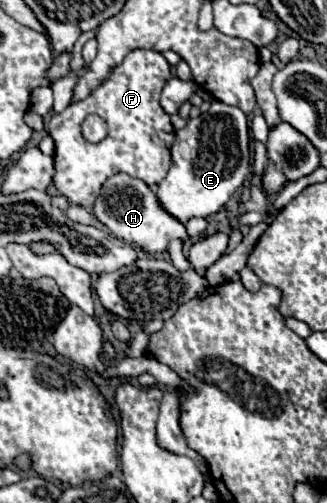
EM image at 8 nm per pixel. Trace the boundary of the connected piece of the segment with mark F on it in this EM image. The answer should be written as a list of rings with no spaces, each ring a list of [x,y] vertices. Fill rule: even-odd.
[[[134,49],[86,99],[70,103],[62,113],[52,115],[46,129],[56,145],[54,185],[58,193],[68,197],[70,203],[92,211],[100,197],[104,179],[112,175],[126,173],[142,179],[150,187],[158,185],[166,177],[176,133],[172,129],[170,115],[160,107],[160,93],[170,77],[170,65],[162,53],[152,49]],[[90,113],[98,113],[108,123],[108,137],[104,143],[90,145],[82,139],[80,125]]]

